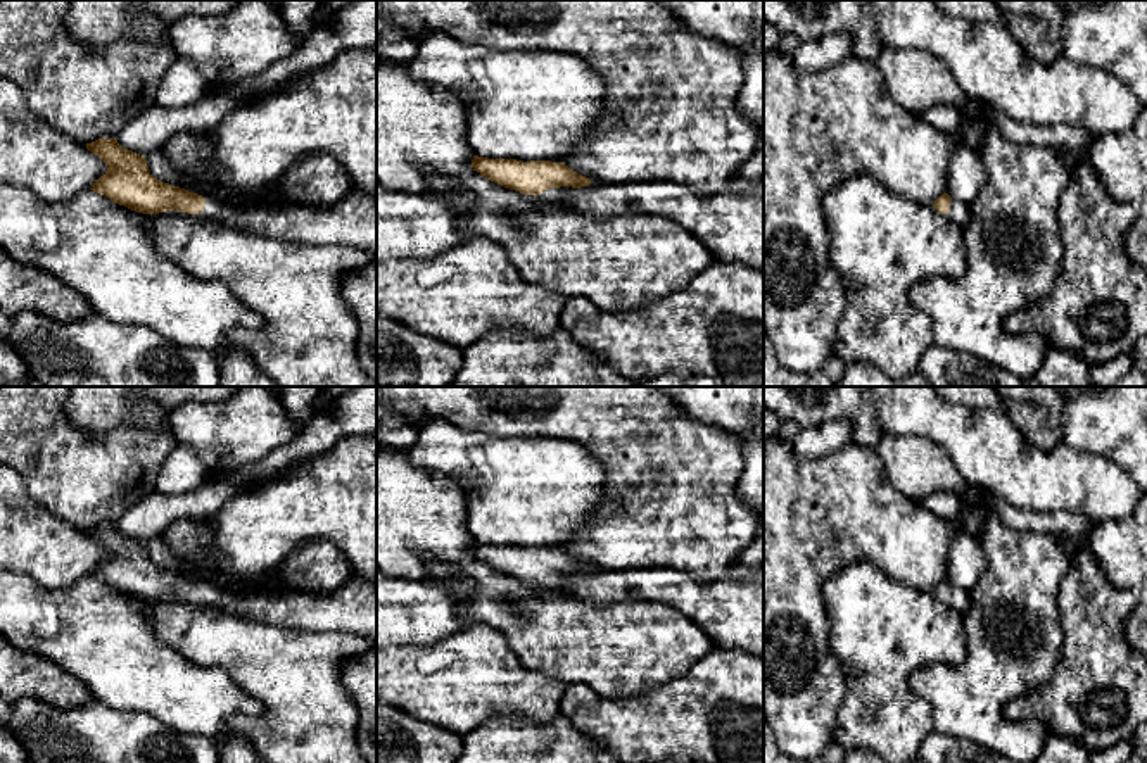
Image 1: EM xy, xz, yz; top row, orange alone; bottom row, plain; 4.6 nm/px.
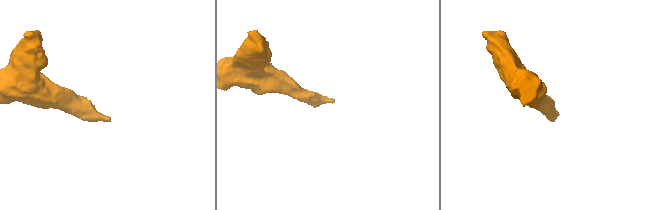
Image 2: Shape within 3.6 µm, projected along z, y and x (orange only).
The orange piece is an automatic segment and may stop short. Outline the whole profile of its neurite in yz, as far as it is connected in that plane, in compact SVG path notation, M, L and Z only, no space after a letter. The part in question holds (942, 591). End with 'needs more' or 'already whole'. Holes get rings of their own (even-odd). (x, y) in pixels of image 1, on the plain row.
M948 580L940 582L933 594L959 613L964 613L971 606L969 592L960 587L954 587Z; needs more

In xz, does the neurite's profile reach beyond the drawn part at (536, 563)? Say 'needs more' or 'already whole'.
needs more

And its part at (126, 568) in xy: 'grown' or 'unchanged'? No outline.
grown

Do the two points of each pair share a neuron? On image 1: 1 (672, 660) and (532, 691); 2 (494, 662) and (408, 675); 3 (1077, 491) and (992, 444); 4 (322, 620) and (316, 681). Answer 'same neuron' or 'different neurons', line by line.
1: different neurons
2: same neuron
3: same neuron
4: different neurons

